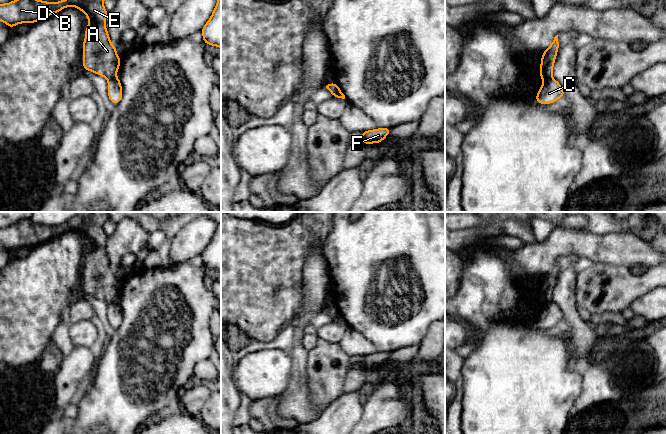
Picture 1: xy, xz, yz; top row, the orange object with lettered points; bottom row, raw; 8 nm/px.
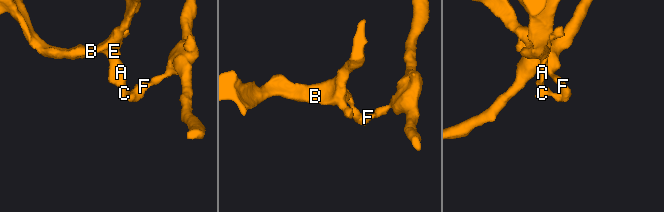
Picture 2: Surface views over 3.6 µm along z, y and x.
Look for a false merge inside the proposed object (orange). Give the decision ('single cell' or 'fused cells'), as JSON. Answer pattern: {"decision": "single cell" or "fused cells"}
{"decision": "fused cells"}

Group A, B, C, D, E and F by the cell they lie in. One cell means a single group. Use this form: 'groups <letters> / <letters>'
groups A B D E / C F

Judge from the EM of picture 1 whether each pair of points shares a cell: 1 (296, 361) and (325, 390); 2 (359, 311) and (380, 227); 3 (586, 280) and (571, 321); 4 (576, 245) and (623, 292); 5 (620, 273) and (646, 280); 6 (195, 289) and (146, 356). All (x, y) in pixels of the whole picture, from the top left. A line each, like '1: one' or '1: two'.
1: two
2: one
3: two
4: two
5: one
6: one

